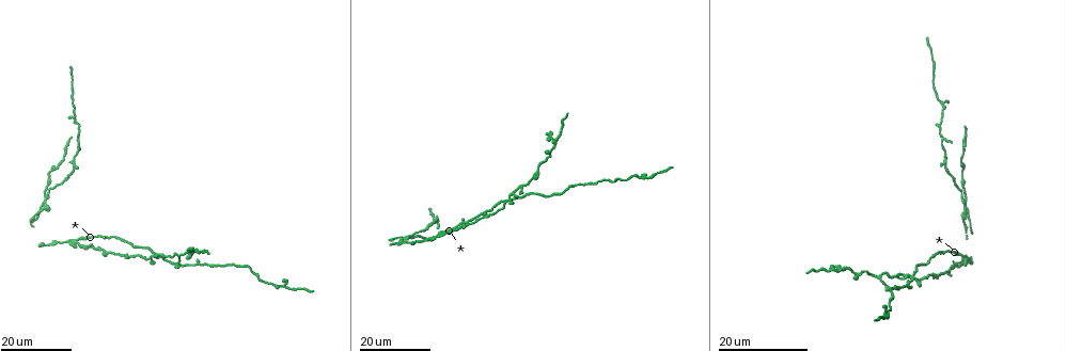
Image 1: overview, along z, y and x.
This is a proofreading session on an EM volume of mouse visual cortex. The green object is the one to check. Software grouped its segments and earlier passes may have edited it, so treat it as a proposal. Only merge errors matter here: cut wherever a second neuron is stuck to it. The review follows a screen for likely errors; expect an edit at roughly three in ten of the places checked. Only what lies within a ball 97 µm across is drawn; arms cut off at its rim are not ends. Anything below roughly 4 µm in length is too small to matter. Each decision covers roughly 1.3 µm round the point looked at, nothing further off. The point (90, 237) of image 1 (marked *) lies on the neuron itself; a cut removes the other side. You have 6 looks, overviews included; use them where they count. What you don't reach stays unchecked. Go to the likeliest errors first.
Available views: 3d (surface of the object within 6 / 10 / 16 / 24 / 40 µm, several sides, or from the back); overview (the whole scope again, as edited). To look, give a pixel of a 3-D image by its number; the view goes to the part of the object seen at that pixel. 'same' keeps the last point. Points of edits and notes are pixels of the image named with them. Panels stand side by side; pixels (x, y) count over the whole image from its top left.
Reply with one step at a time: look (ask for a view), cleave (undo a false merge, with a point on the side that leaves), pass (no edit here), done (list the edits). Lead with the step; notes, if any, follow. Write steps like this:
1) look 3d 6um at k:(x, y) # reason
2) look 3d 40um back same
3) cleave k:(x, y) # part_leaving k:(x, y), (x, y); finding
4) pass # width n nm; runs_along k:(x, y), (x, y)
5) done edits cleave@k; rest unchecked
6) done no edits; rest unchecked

look 3d 16um at 1:(966, 210) # two arms in line, one across

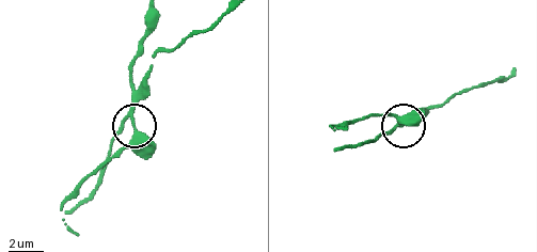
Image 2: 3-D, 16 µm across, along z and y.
look 3d 6um at 2:(395, 125)

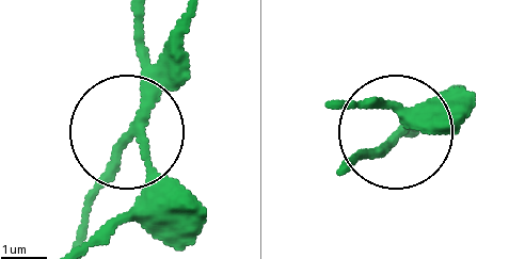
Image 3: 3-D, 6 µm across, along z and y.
cleave 3:(142, 31) # part_leaving 3:(145, 94), (145, 17); two neurons meet here

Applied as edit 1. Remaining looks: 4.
look 3d 24um at 1:(427, 237) # a fork

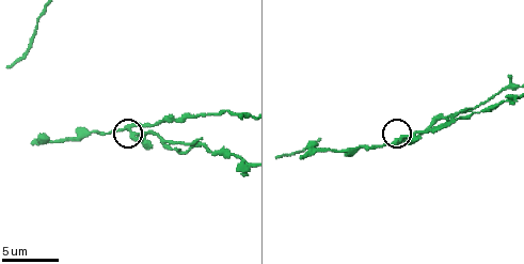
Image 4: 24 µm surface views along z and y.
look 3d 10um at 4:(129, 128)

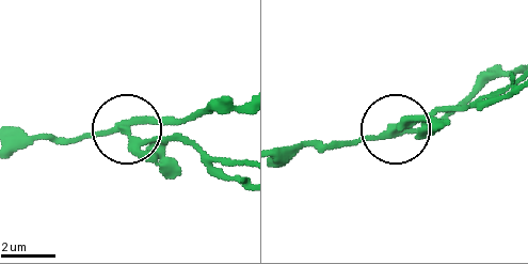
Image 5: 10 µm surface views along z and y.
cleave 5:(163, 140) # width 250 nm; a second neuron is stuck on

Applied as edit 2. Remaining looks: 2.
done edits cleave@3, cleave@5; rest unchecked

